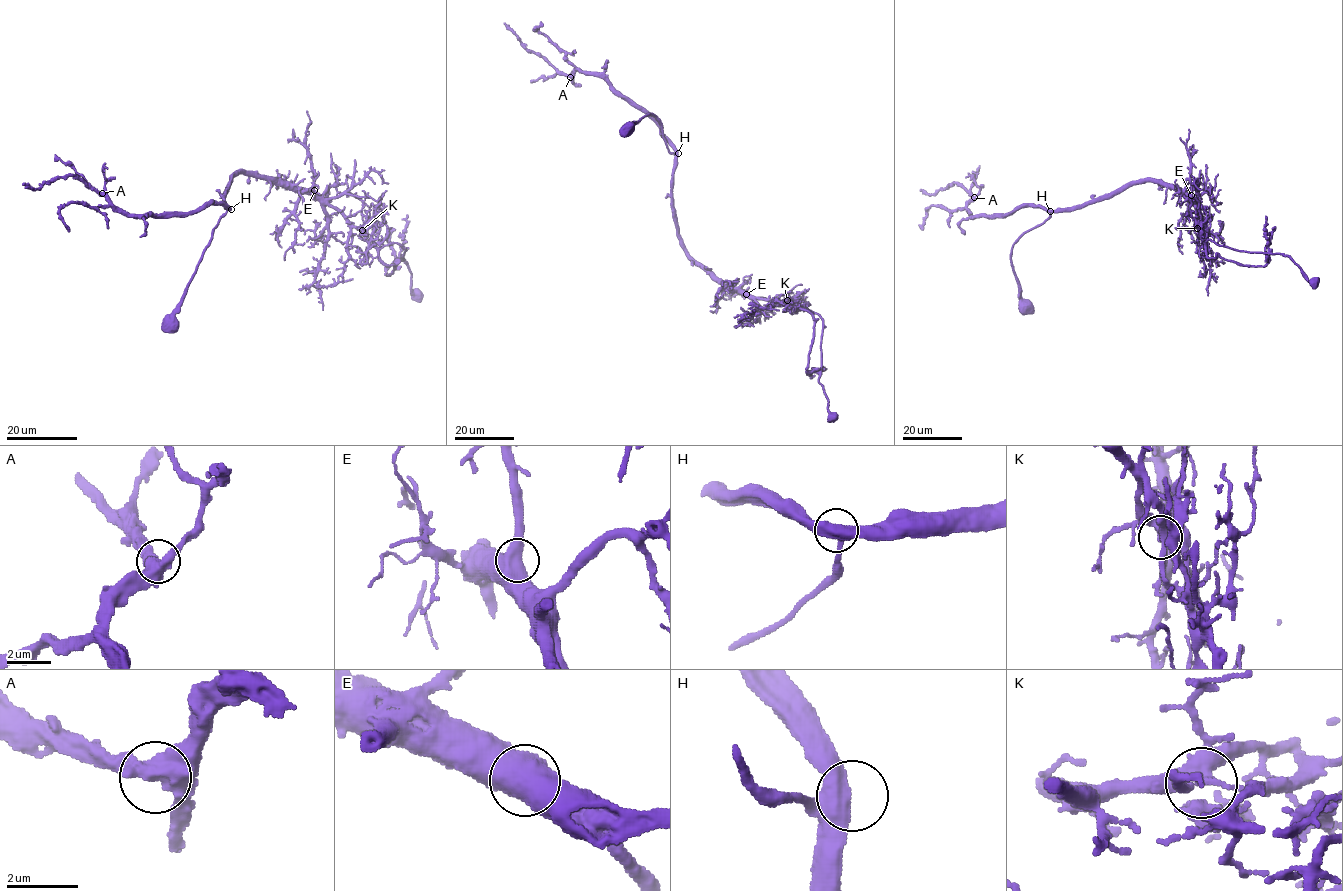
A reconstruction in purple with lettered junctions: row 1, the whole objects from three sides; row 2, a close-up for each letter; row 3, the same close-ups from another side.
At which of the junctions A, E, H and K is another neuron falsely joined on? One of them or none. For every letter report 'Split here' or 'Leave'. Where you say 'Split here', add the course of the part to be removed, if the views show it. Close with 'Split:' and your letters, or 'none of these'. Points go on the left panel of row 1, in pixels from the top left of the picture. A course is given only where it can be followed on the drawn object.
A: Leave
E: Leave
H: Leave
K: Split here. Course of the part to remove: (361, 230), (378, 248), (395, 242), (404, 249), (400, 259), (411, 273), (411, 293), (419, 301)
Split: K

